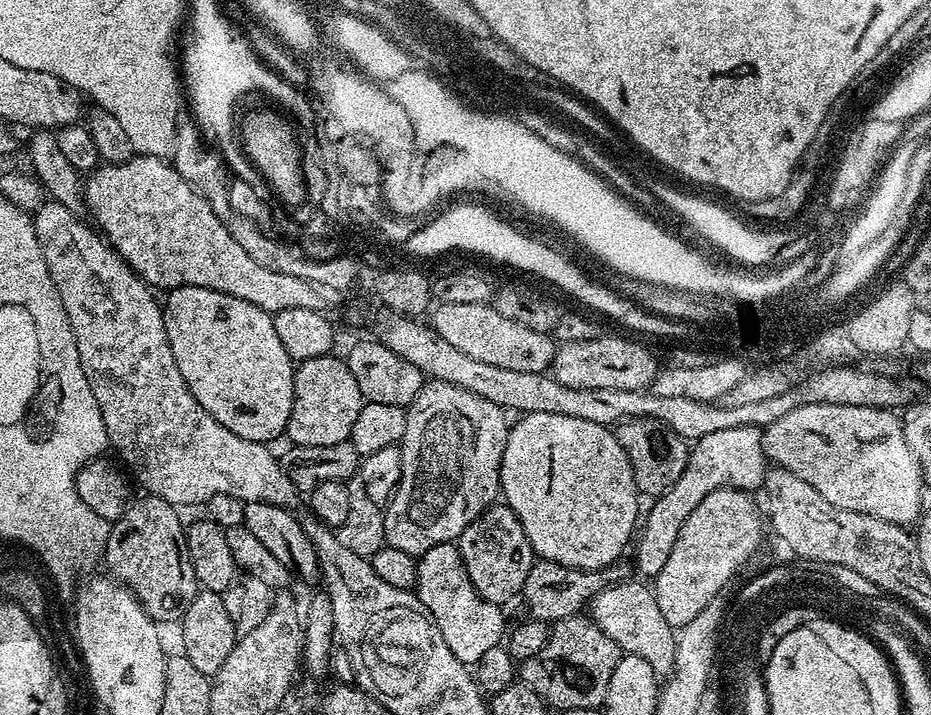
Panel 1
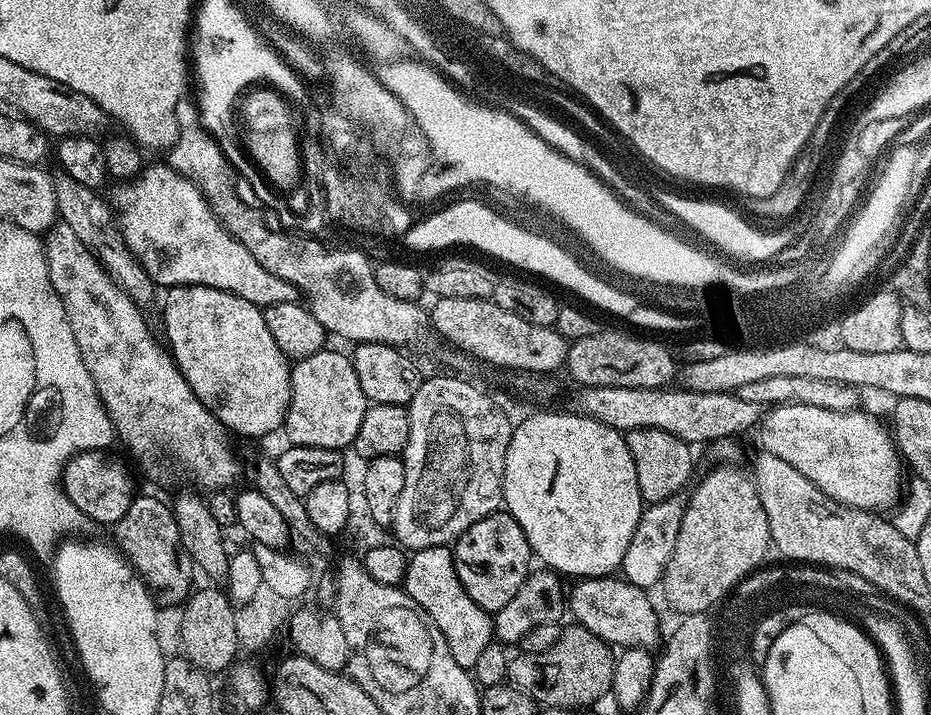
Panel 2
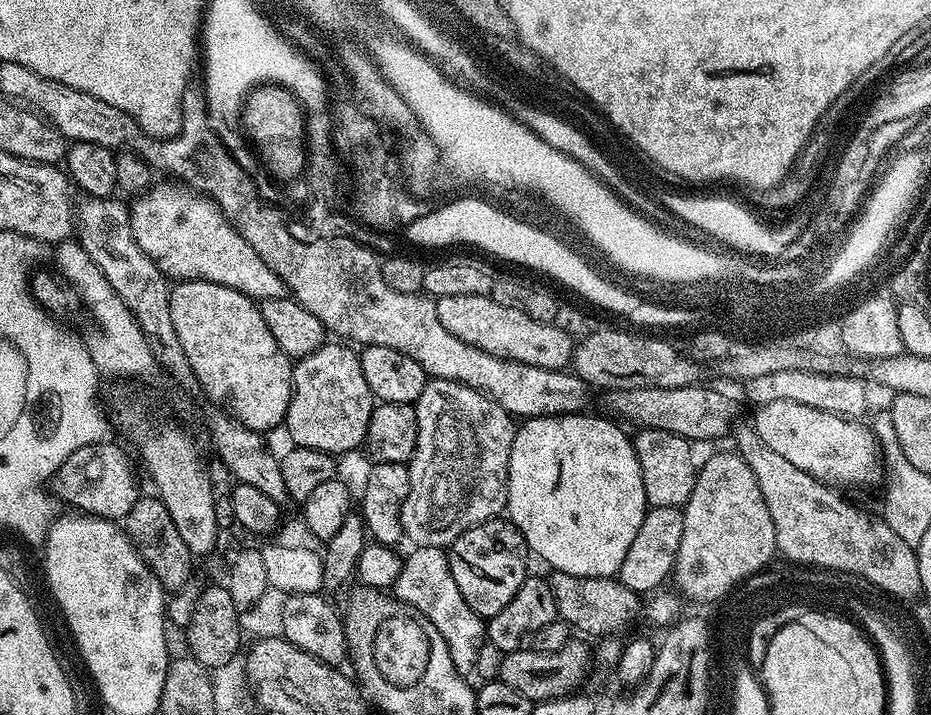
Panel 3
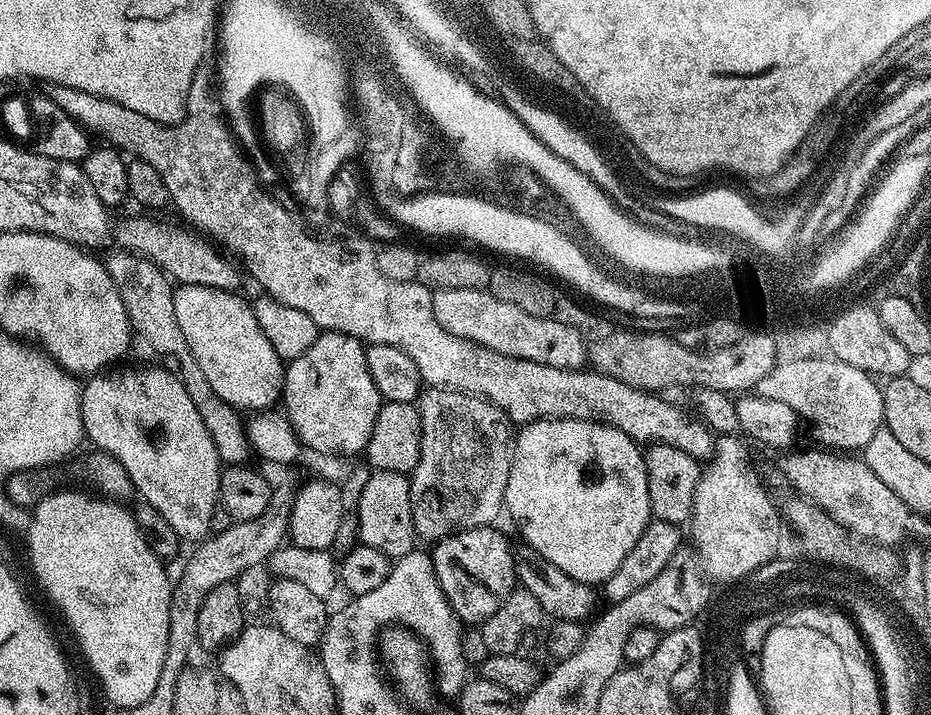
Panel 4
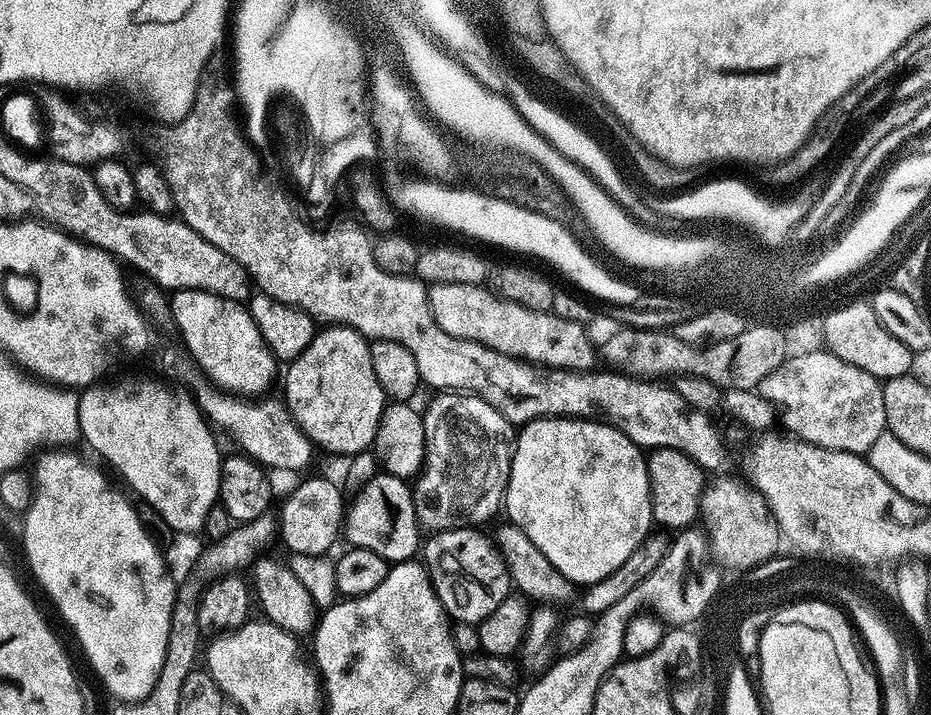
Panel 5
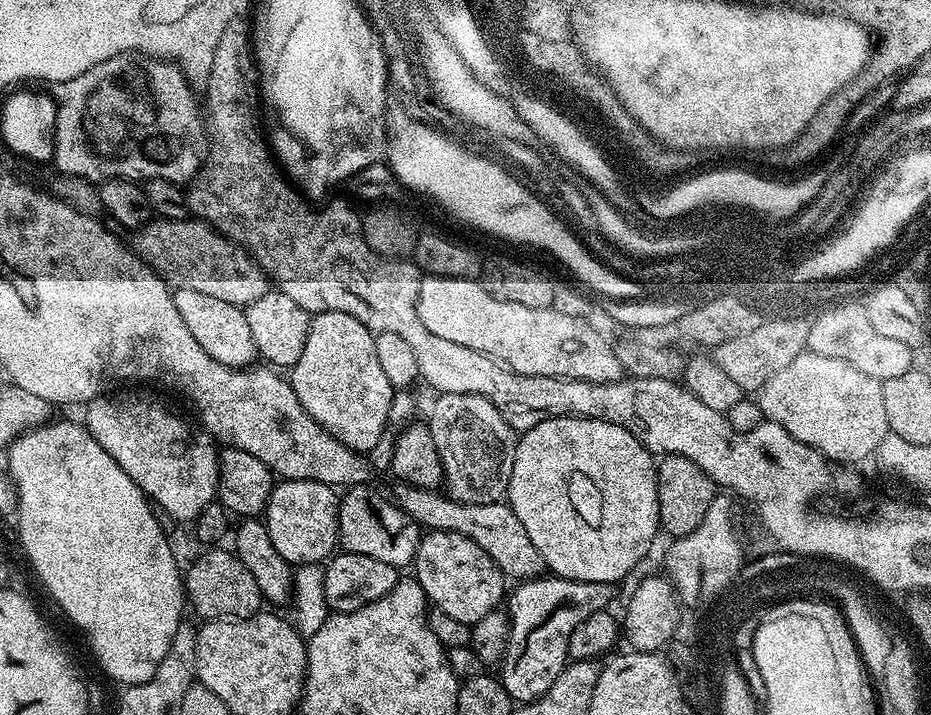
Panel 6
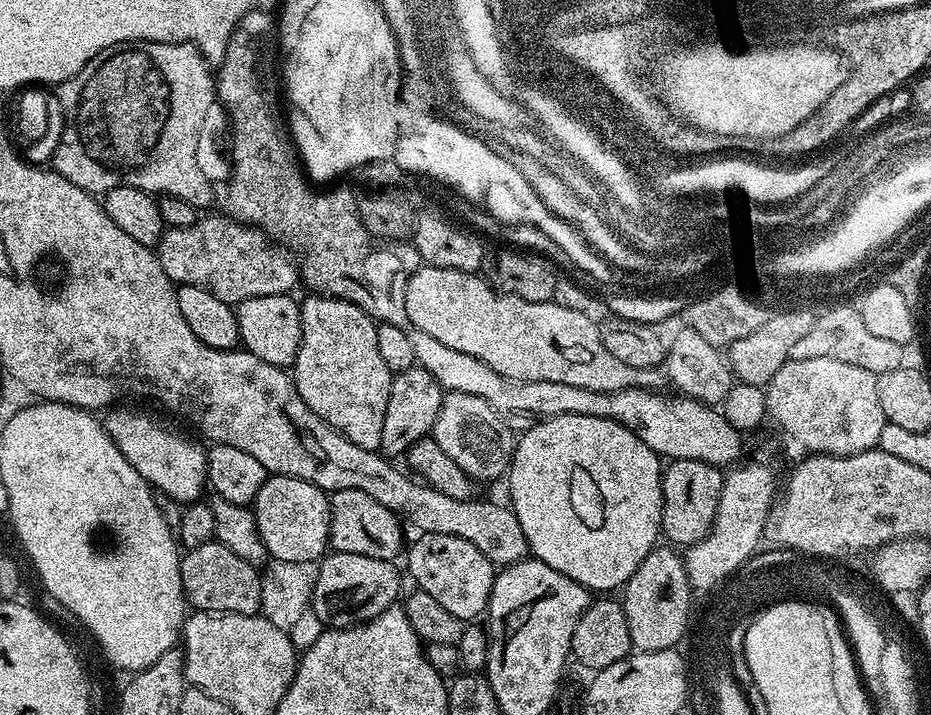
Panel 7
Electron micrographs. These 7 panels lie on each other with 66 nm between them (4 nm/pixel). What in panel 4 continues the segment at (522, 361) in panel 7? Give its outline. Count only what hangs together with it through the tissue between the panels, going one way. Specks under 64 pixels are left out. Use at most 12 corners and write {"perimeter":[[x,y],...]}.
{"perimeter":[[483,288],[436,290],[452,336],[510,358],[583,369],[584,334]]}

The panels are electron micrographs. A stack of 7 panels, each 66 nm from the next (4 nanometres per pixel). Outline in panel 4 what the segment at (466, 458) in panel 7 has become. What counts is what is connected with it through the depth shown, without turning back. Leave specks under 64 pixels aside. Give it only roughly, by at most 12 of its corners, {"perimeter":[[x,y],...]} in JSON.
{"perimeter":[[483,396],[419,397],[417,537],[505,511],[514,432]]}

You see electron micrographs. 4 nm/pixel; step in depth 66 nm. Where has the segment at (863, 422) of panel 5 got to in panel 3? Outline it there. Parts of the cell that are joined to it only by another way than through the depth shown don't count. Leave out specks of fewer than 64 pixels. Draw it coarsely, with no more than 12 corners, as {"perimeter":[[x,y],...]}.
{"perimeter":[[778,370],[743,381],[752,406],[789,400],[835,416],[868,408],[863,379]]}

